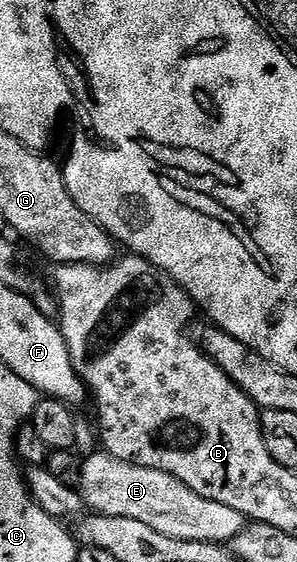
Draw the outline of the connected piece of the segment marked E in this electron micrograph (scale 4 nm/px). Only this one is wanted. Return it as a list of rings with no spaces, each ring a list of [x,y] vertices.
[[[103,451],[90,454],[85,461],[83,458],[78,492],[92,513],[139,519],[141,523],[154,527],[154,531],[170,535],[170,539],[194,539],[222,545],[232,542],[246,524],[246,518],[234,511],[234,507],[202,499],[198,491],[190,491],[190,487],[174,479],[174,475],[114,459]]]

